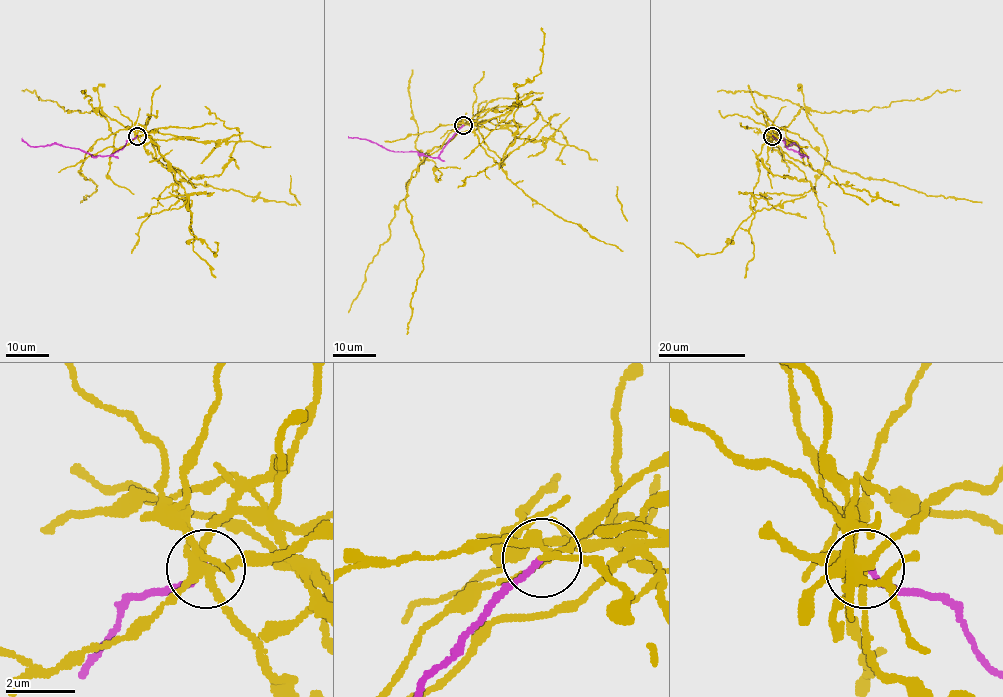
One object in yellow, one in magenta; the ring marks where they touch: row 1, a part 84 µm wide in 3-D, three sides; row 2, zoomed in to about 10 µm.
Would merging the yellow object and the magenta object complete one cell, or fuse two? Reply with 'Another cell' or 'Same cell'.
Another cell

